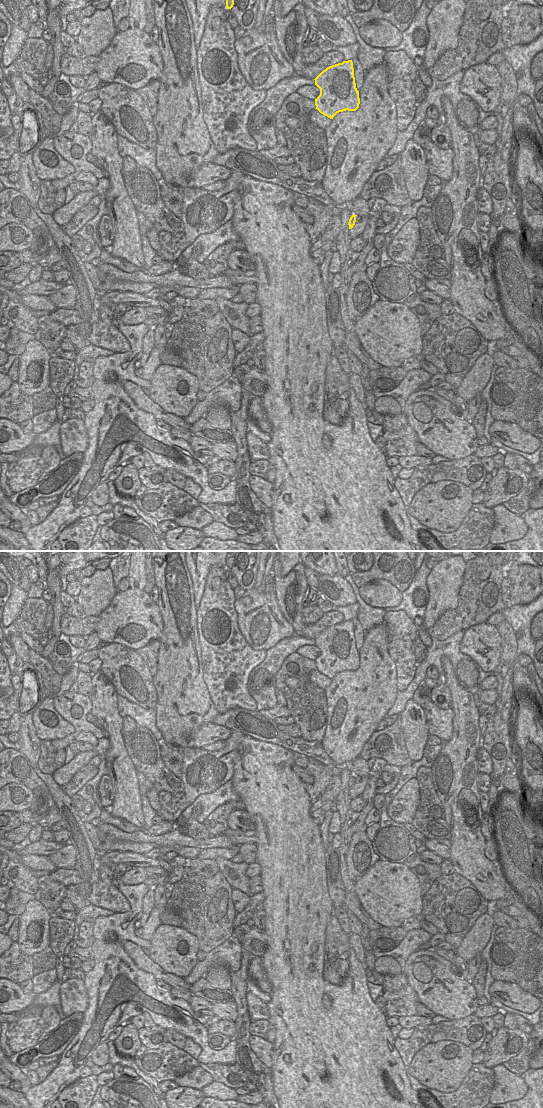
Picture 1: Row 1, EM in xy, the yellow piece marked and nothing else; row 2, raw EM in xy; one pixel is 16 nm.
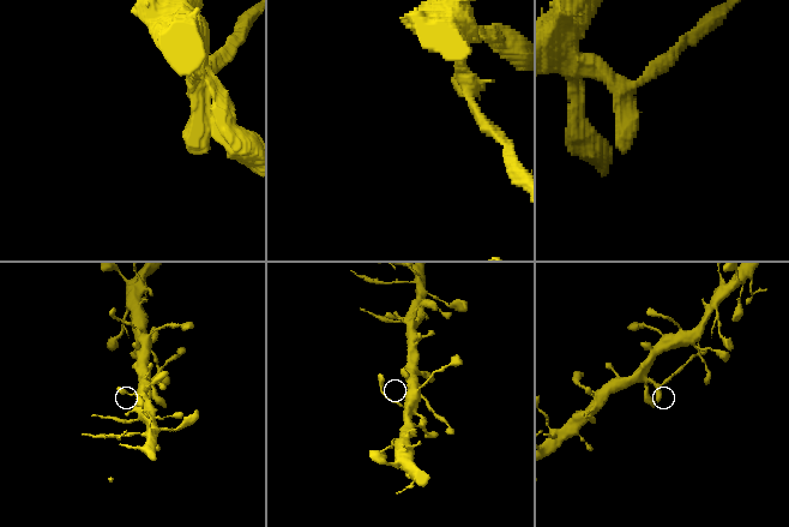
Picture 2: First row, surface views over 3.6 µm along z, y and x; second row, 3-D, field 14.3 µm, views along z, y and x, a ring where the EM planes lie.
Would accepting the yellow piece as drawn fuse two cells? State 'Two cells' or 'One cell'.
Two cells

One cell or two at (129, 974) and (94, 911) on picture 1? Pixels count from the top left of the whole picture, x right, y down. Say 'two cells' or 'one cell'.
two cells

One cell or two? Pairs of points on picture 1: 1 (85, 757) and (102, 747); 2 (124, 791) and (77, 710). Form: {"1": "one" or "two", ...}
{"1": "two", "2": "two"}

